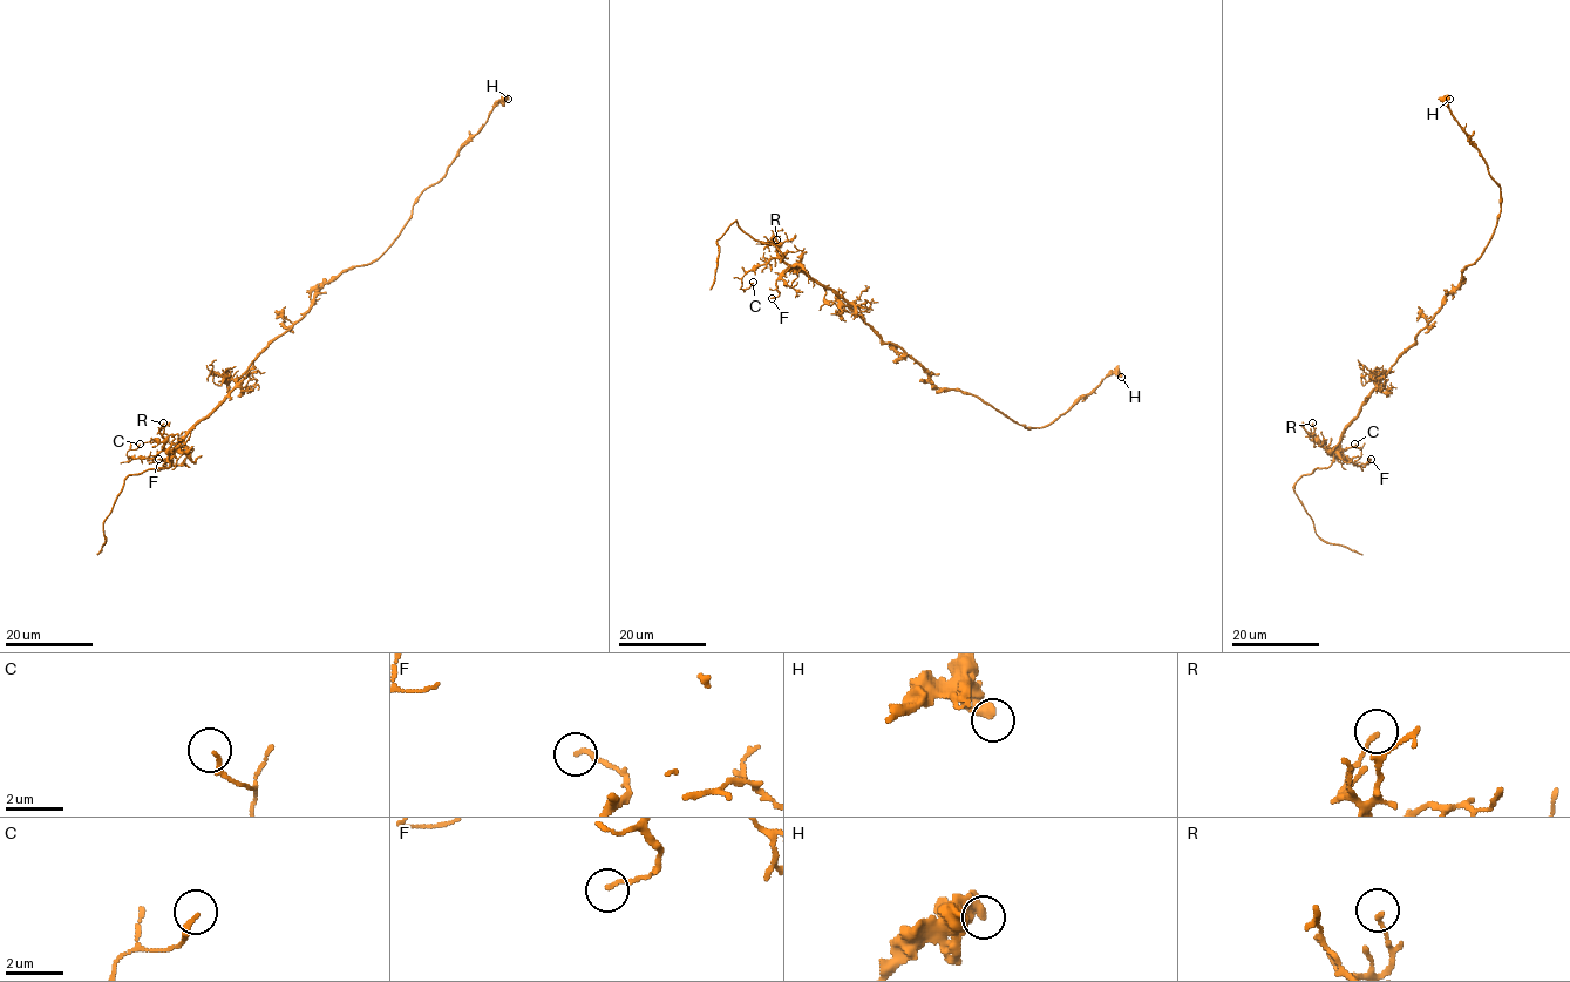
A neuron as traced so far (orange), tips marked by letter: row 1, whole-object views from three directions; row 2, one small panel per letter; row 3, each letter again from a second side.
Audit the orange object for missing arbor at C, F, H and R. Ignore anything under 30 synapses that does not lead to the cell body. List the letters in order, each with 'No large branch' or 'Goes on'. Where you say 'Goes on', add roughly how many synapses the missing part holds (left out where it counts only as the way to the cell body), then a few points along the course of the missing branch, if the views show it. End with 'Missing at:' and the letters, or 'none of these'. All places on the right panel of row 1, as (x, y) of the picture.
C: No large branch
F: No large branch
H: No large branch
R: No large branch
Missing at: none of these

